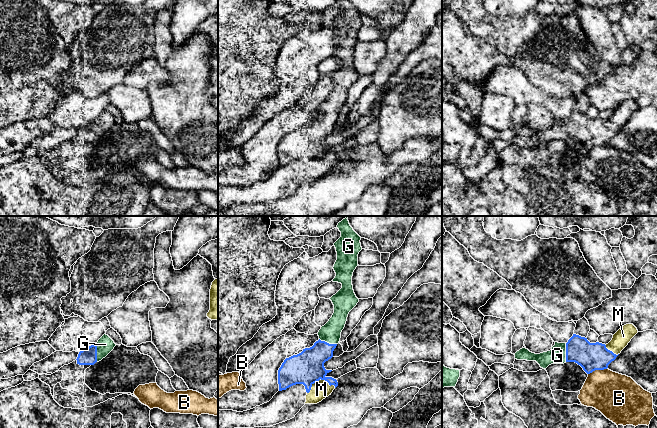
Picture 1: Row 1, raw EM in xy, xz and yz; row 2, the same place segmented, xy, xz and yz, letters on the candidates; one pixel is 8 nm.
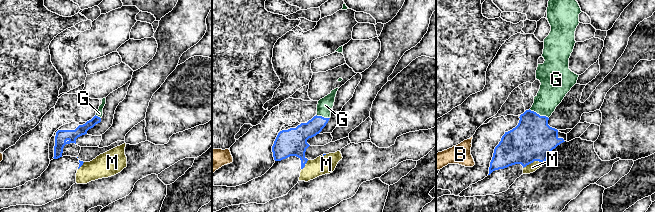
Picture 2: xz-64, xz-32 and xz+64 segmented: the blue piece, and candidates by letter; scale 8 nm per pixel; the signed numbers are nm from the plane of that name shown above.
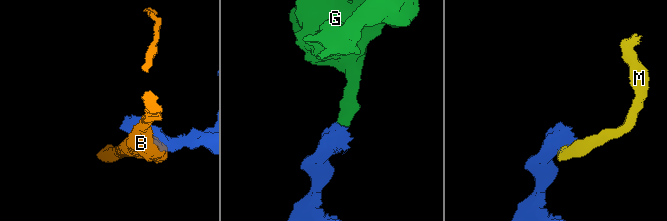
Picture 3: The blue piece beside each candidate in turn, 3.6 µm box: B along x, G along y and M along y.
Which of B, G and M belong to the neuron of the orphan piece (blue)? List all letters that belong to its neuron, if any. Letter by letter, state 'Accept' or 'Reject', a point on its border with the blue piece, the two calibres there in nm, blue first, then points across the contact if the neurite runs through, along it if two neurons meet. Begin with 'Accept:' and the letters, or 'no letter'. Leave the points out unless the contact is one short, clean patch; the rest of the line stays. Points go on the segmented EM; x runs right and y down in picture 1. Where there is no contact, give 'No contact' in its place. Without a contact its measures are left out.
Accept: G
B: Reject. Touches blue at yz (597, 369). Thickness 220 nm (blue) against 360 nm
G: Accept. Touches blue at xy (96, 352). Thickness 140 nm (blue) against 140 nm
M: Reject. Touches blue at xz (311, 386). Thickness 260 nm (blue) against 150 nm

